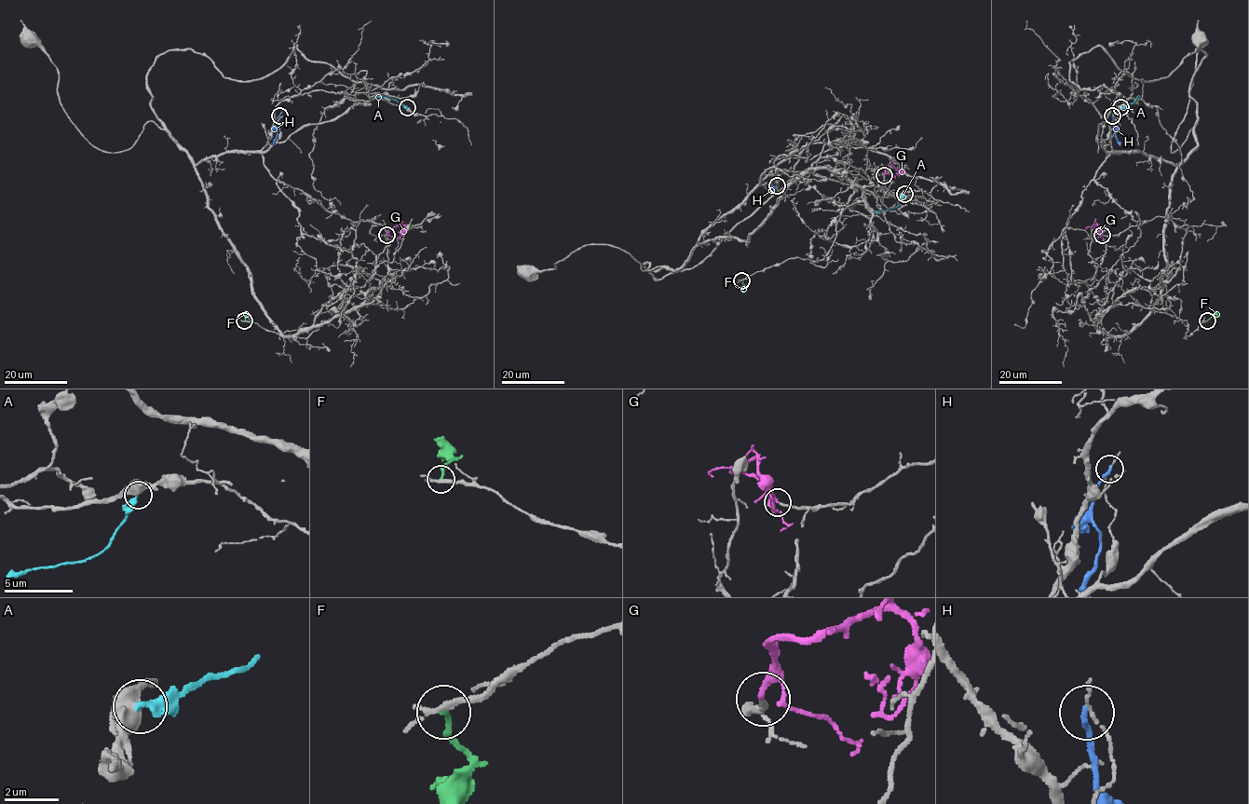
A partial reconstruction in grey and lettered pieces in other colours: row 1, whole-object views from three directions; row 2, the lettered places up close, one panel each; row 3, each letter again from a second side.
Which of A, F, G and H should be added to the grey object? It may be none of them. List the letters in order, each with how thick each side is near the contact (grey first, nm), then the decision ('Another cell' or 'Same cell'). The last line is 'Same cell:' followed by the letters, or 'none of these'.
A: Thickness 550 nm (grey) against 360 nm. Another cell
F: Thickness 240 nm (grey) against 200 nm. Another cell
G: Thickness 170 nm (grey) against 200 nm. Same cell
H: Thickness 90 nm (grey) against 200 nm. Another cell
Same cell: G

